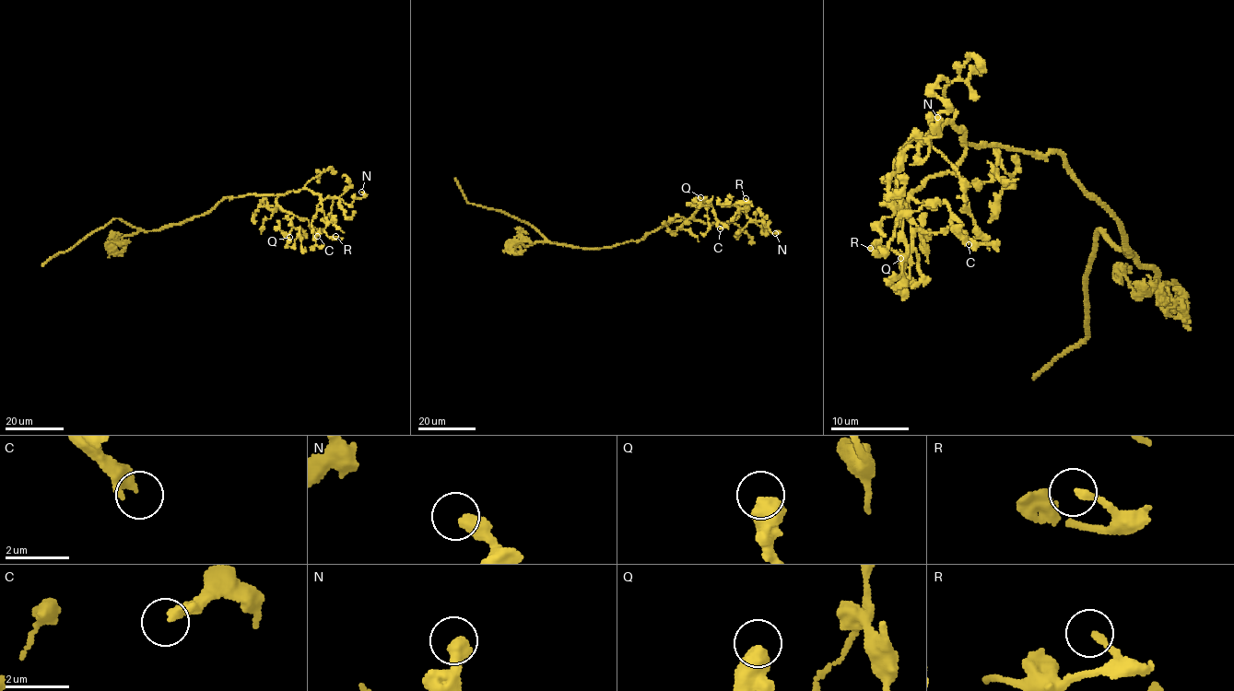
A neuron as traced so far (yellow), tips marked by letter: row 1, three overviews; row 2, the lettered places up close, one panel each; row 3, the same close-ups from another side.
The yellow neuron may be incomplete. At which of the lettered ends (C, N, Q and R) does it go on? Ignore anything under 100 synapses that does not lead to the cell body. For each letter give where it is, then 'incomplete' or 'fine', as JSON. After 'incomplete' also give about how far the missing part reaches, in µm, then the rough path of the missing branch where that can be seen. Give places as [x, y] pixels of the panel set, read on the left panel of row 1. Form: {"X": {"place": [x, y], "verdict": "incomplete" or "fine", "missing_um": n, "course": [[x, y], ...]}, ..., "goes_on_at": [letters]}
{"C": {"place": [317, 236], "verdict": "fine"}, "N": {"place": [361, 192], "verdict": "fine"}, "Q": {"place": [289, 237], "verdict": "fine"}, "R": {"place": [335, 236], "verdict": "fine"}, "goes_on_at": []}

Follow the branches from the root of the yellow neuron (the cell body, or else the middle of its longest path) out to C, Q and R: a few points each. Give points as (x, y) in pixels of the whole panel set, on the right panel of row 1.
C: (1085, 193), (1055, 151), (962, 144), (960, 165), (910, 194), (932, 206), (946, 203), (950, 223), (969, 244)
Q: (1085, 193), (1055, 151), (962, 144), (960, 165), (907, 200), (924, 231), (913, 236), (918, 282), (900, 258)
R: (1085, 193), (1055, 151), (960, 143), (963, 130), (946, 122), (896, 158), (895, 237), (879, 255), (870, 248)

